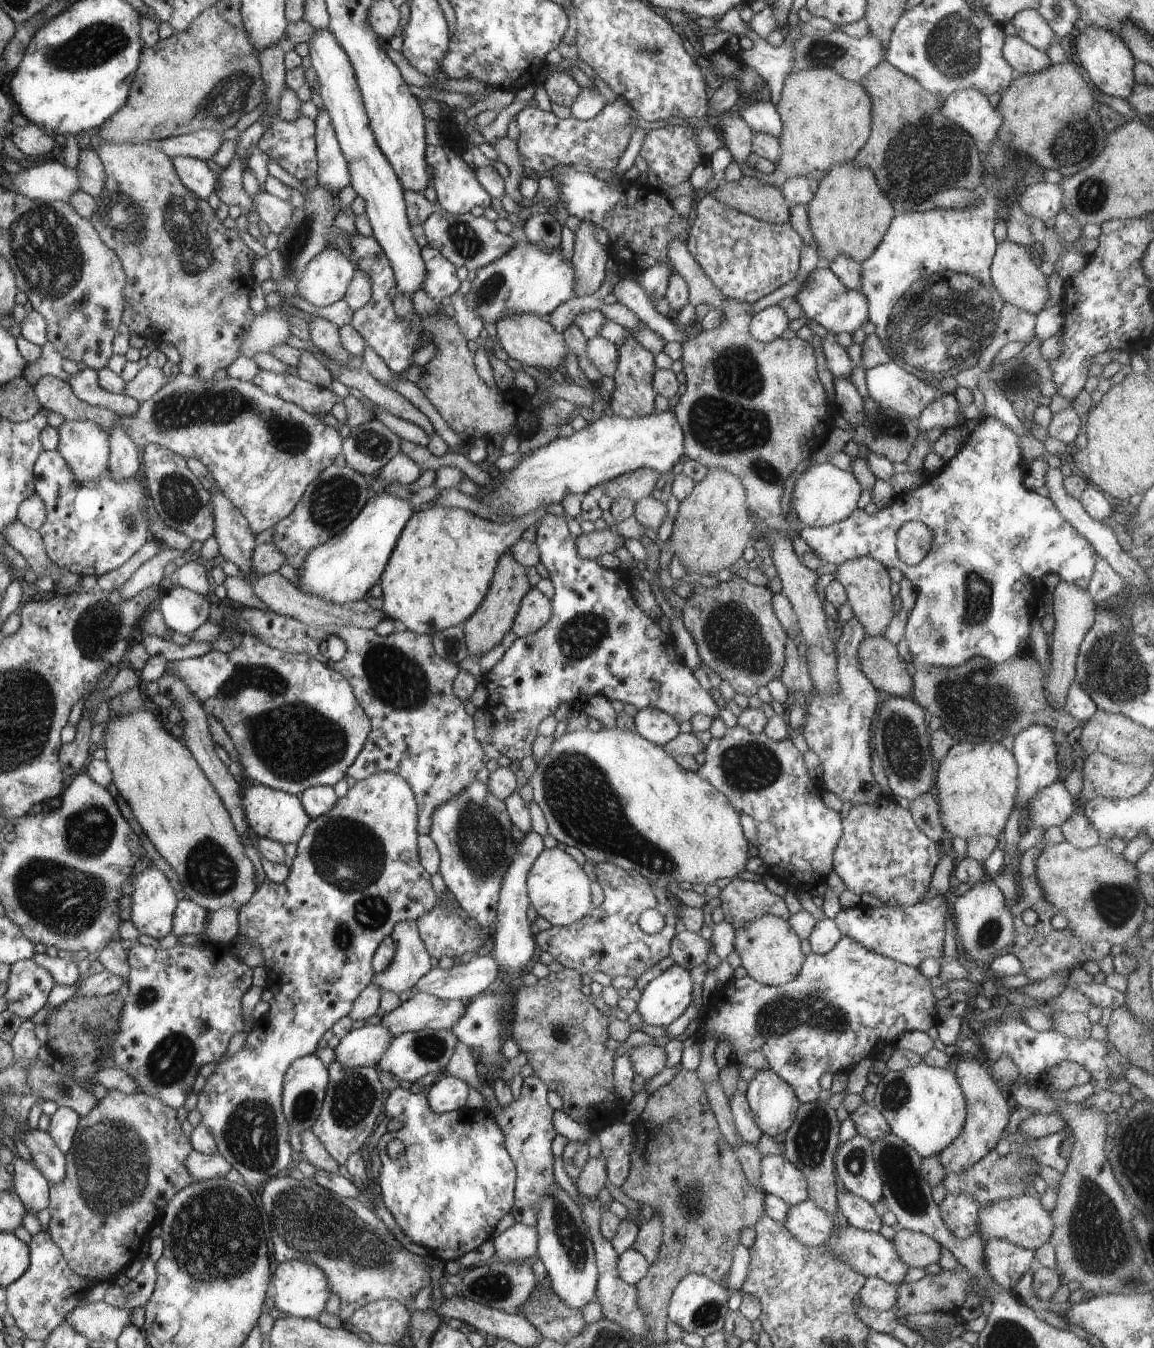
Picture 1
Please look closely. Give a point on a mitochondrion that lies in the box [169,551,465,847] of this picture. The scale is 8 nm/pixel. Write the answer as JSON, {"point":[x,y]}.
{"point":[293,741]}

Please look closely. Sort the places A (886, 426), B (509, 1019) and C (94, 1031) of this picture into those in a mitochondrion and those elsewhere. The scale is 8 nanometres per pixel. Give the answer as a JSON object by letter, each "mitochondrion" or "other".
{"A":"mitochondrion","B":"other","C":"mitochondrion"}

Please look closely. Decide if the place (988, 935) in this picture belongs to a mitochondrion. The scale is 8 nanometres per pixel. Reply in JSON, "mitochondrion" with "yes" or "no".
{"mitochondrion":"yes"}

